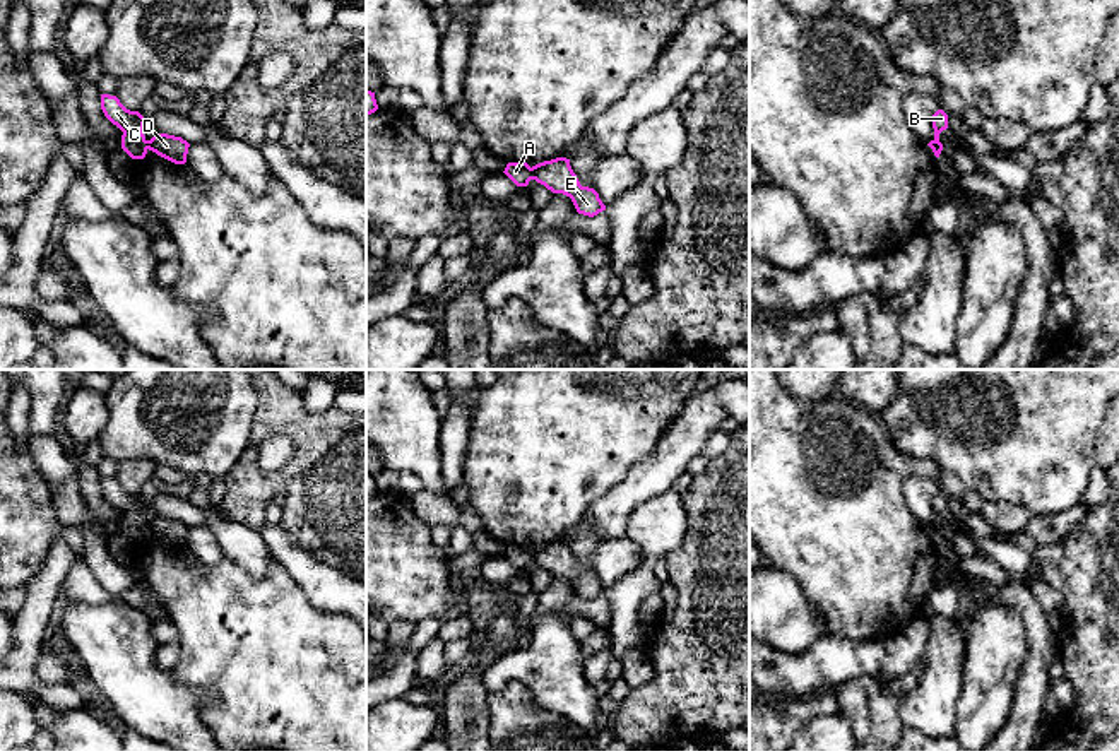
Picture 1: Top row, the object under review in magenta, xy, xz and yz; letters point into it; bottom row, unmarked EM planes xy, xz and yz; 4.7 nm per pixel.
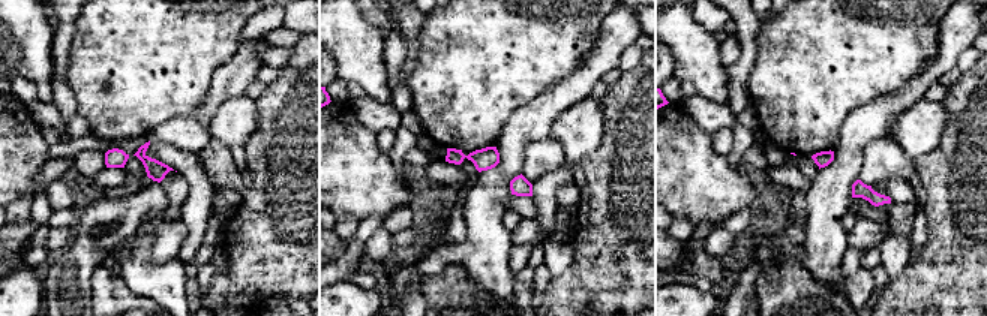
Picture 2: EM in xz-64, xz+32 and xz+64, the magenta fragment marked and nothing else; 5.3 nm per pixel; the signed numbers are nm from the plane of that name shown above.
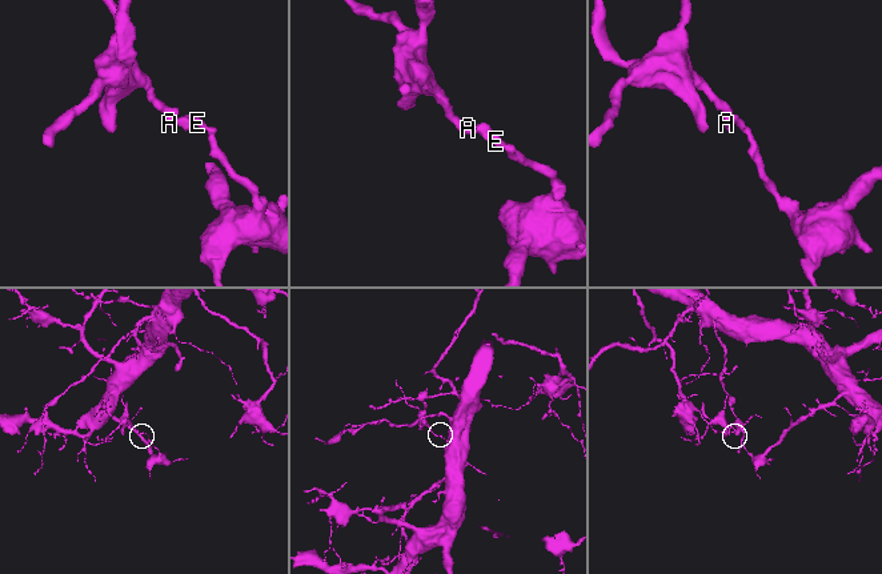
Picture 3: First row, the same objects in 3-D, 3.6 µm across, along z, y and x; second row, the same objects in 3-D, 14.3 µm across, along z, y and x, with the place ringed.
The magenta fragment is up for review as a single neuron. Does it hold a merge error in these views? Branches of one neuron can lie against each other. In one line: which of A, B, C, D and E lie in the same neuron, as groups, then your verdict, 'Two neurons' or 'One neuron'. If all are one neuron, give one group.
Groups: A B C / D E. Two neurons

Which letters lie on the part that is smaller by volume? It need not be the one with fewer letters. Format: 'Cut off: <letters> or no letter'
Cut off: A, B, C

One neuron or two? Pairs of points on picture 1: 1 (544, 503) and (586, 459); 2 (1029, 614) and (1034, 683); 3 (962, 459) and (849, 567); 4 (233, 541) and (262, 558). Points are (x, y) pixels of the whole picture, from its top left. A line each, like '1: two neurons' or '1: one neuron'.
1: one neuron
2: one neuron
3: two neurons
4: one neuron

